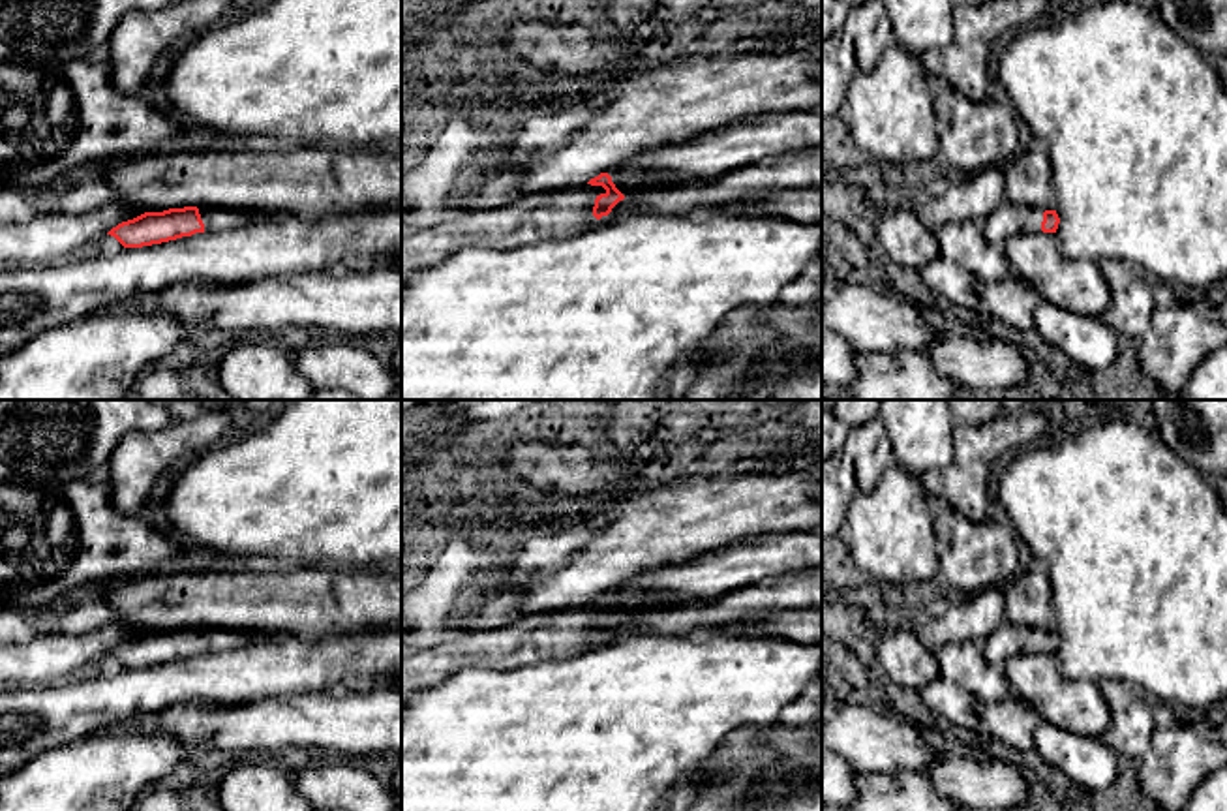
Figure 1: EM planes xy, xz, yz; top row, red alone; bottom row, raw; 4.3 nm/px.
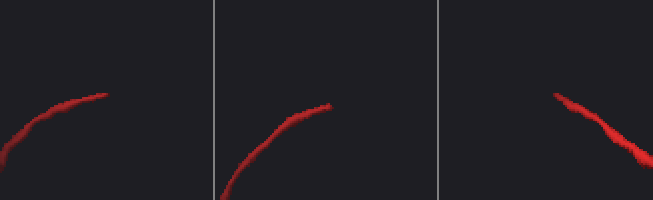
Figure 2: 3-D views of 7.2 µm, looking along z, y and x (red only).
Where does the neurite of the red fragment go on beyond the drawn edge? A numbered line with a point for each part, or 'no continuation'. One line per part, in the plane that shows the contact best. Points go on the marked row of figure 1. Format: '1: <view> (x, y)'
1: xy (216, 220)

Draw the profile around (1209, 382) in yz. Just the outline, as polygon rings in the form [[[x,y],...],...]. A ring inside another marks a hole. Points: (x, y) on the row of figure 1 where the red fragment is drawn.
[[[1227,345],[1212,351],[1188,379],[1186,400],[1227,400]]]

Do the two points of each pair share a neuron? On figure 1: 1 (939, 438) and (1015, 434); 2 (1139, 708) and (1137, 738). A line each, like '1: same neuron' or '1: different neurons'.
1: different neurons
2: same neuron

